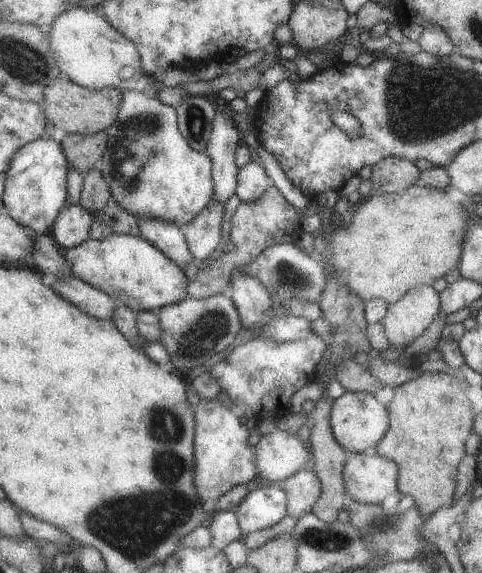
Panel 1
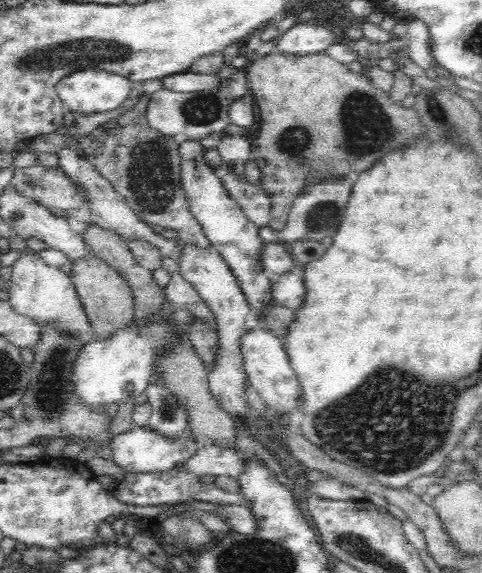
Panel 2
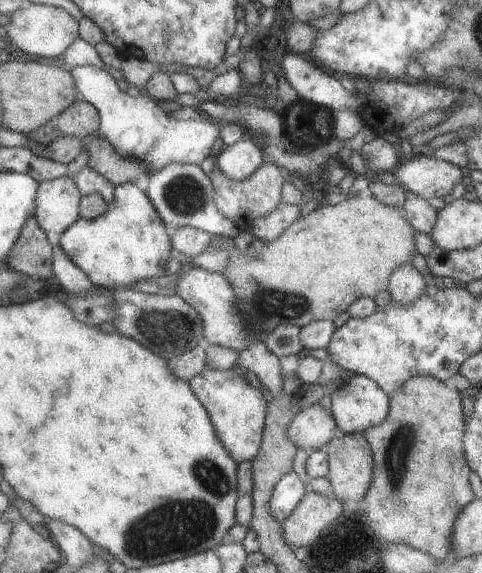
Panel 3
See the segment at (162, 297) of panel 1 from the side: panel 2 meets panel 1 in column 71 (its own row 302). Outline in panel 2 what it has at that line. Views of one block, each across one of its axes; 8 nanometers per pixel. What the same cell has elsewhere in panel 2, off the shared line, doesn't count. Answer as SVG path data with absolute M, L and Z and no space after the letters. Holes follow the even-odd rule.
M184 140L179 144L182 188L186 192L190 211L194 219L200 223L204 236L231 267L232 273L246 296L249 309L257 310L260 318L261 313L273 303L273 298L270 297L272 284L268 276L264 274L264 267L260 261L266 242L259 237L259 227L252 224L238 204L229 198L215 169L204 160L206 152L207 149L198 140Z

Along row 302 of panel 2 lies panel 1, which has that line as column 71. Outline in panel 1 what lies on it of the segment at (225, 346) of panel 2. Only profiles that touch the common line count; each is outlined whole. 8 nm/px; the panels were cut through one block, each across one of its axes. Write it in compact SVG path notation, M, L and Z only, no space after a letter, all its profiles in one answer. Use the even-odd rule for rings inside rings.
M64 204L52 226L52 239L58 247L73 248L89 240L93 223L92 214L80 204Z

